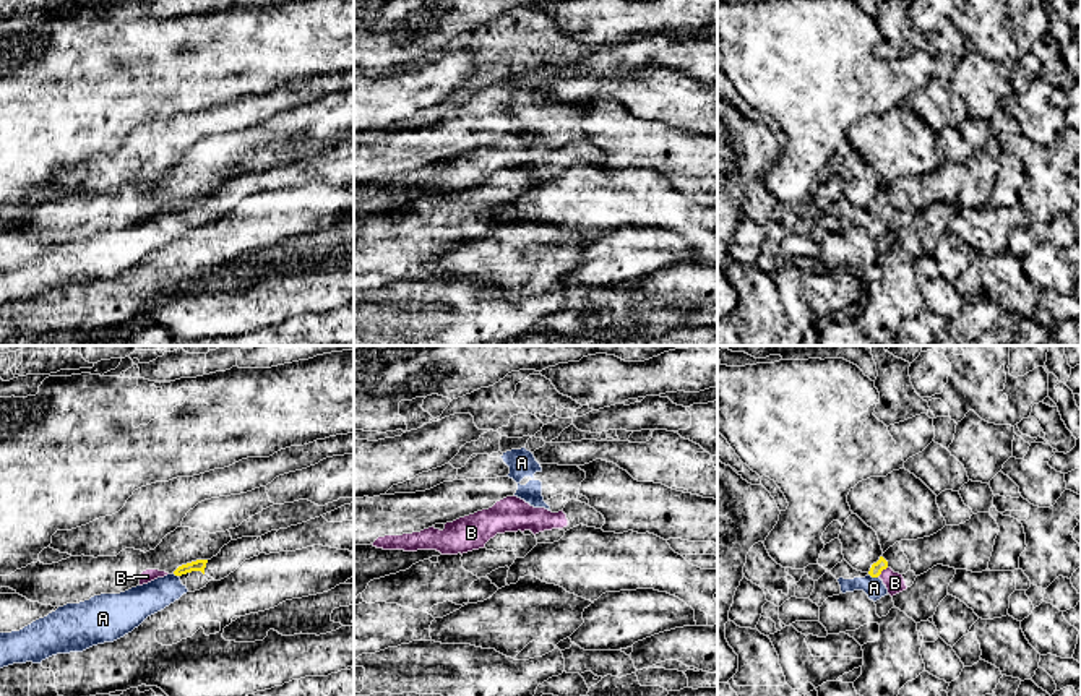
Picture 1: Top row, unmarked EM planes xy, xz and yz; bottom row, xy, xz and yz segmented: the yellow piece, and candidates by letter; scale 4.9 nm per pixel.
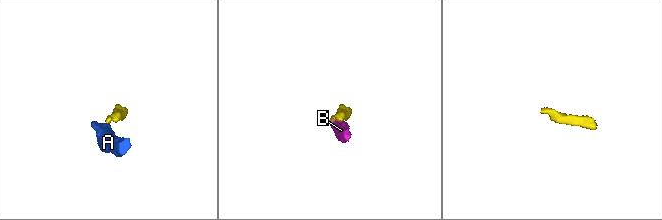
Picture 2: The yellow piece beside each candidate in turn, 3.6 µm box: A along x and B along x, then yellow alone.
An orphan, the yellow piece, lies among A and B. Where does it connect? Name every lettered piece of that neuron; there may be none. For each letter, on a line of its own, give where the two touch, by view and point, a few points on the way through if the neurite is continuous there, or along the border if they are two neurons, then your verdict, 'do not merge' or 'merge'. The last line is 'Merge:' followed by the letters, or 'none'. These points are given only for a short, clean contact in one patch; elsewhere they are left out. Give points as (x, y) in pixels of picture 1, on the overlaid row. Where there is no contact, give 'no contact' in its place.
A: yz (874, 576) | along yz (869, 573), (877, 578) | do not merge
B: yz (882, 570) | across yz (882, 563), (882, 570), (895, 583) | merge
Merge: B

